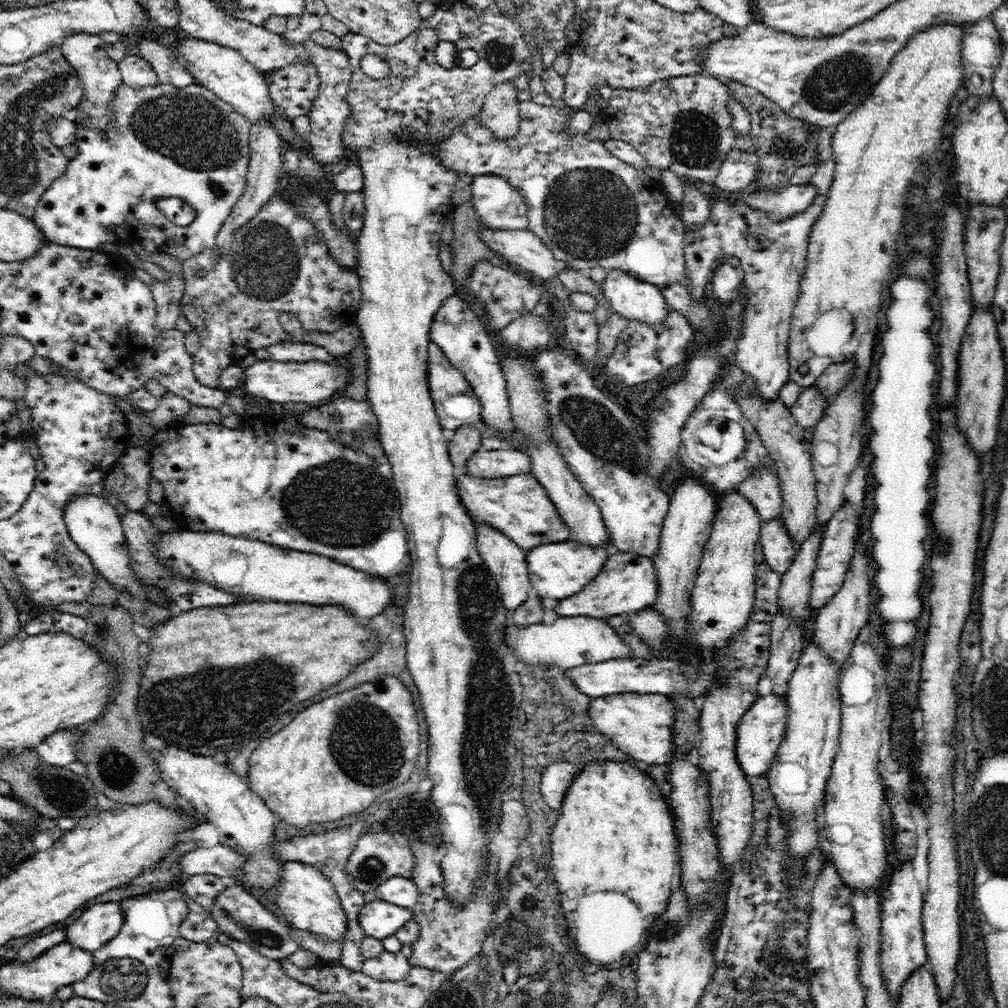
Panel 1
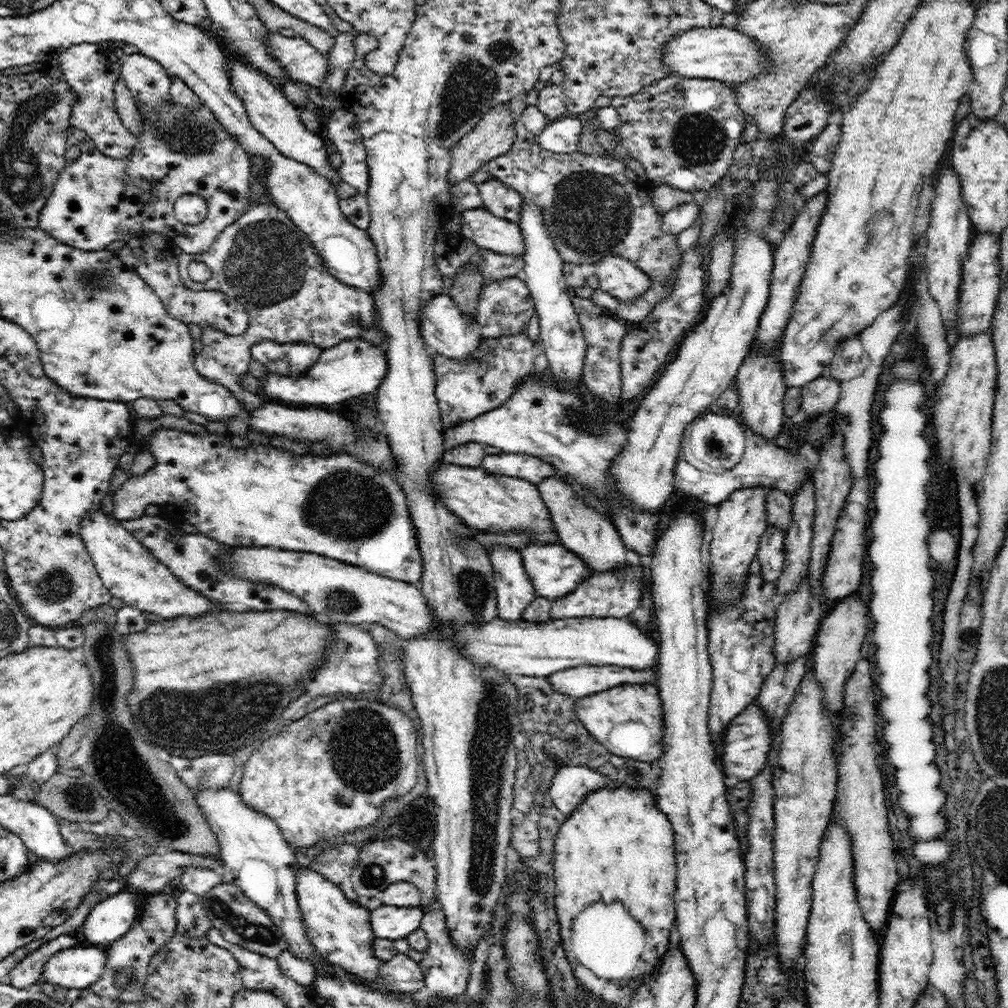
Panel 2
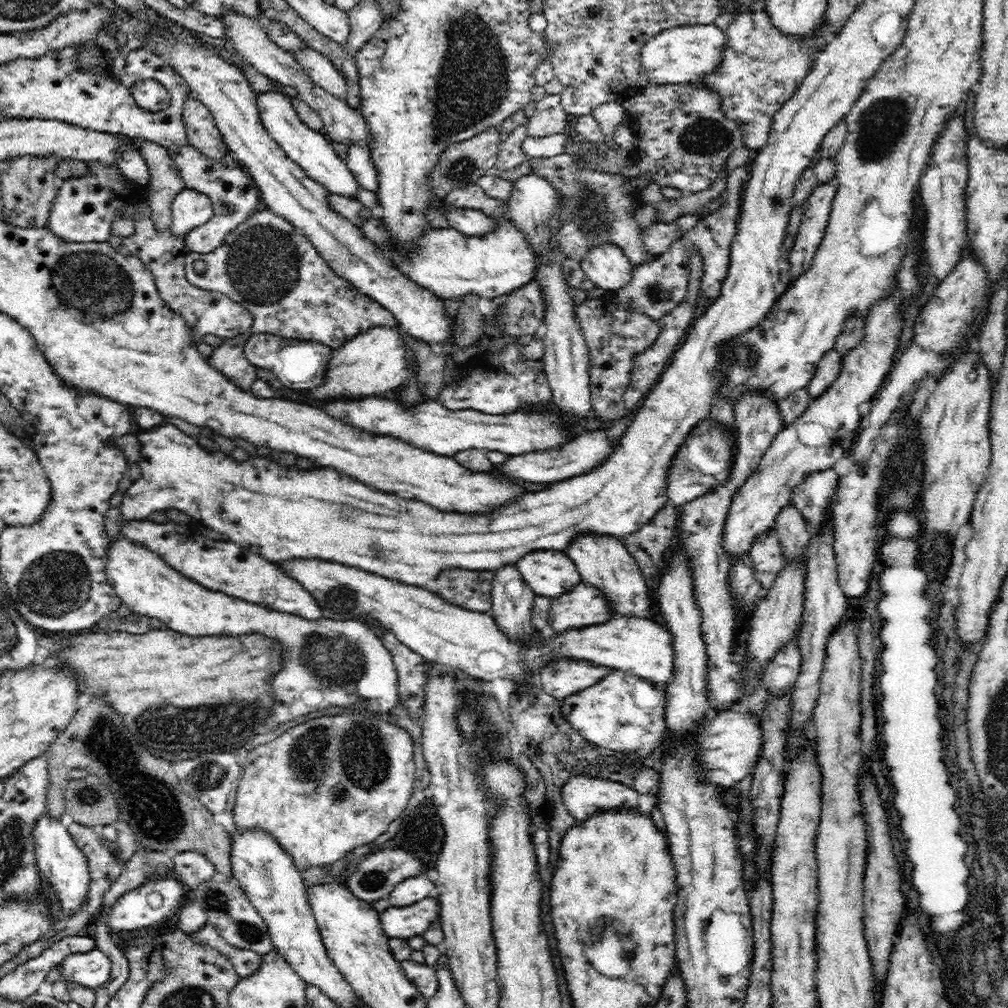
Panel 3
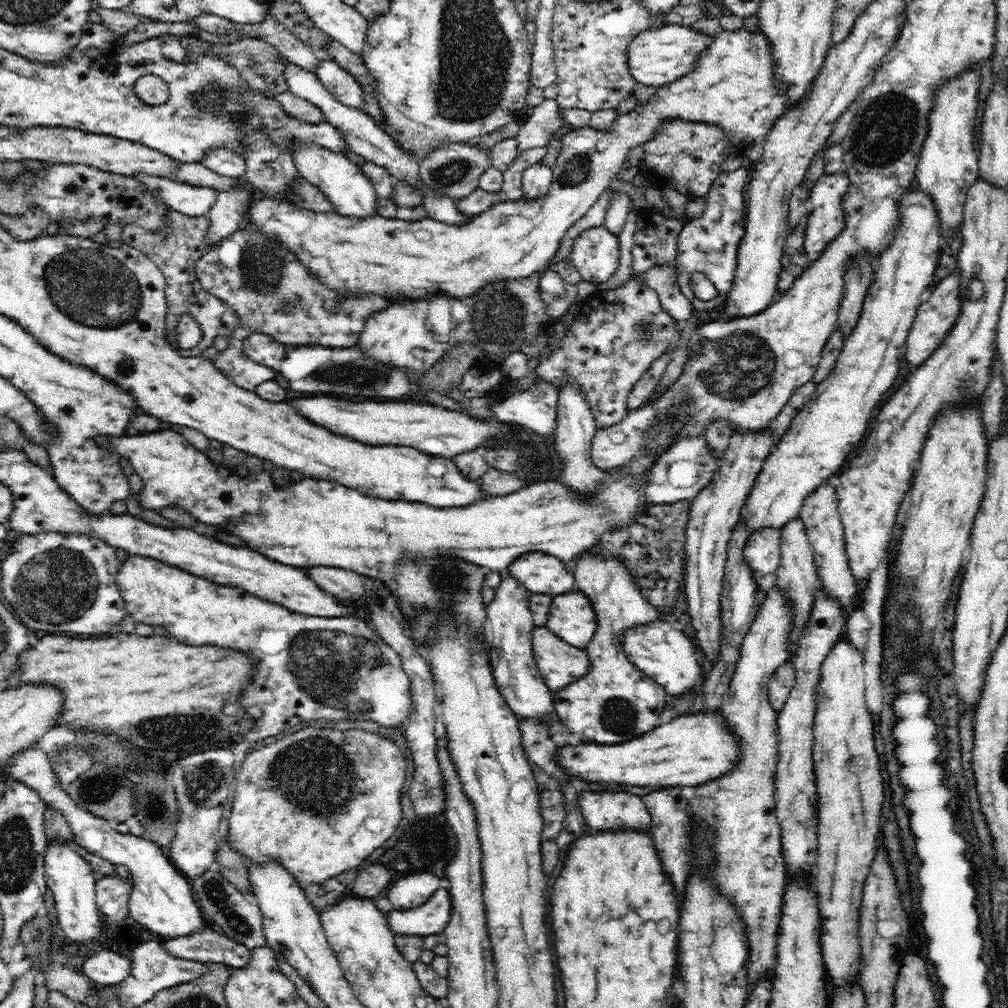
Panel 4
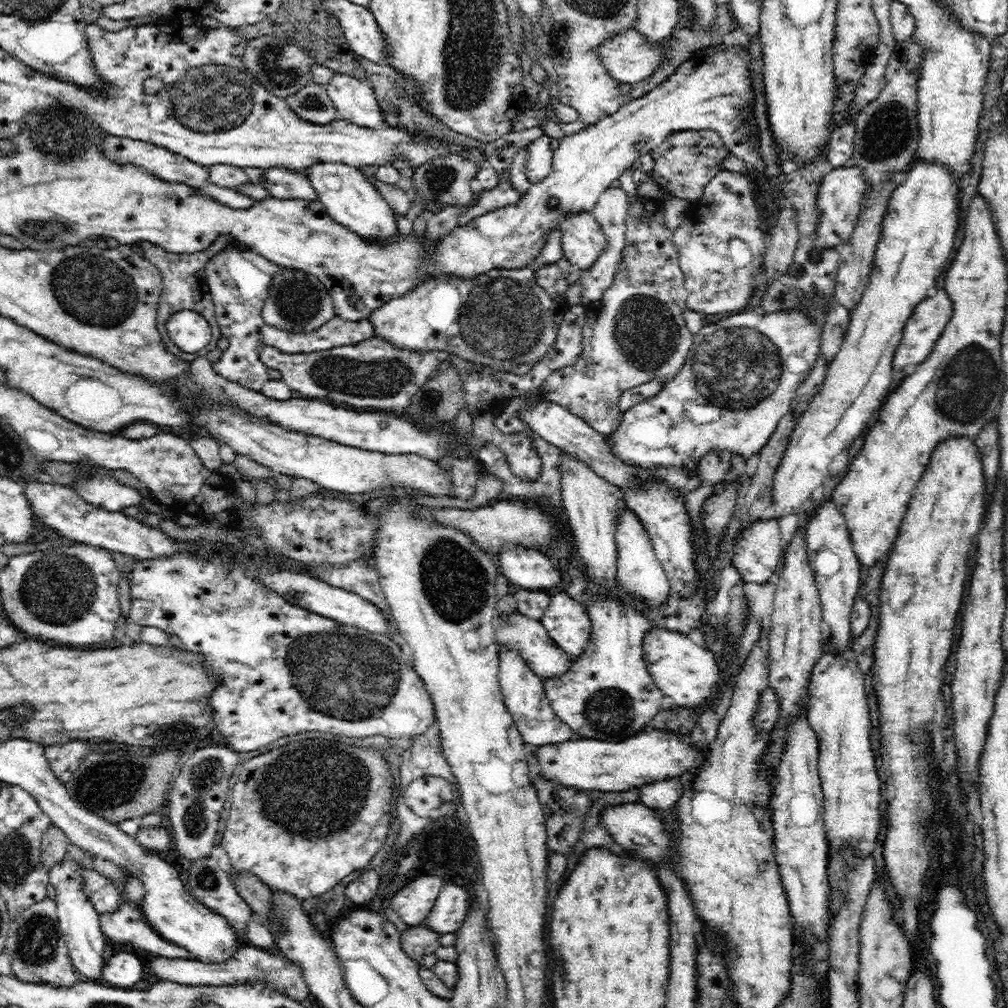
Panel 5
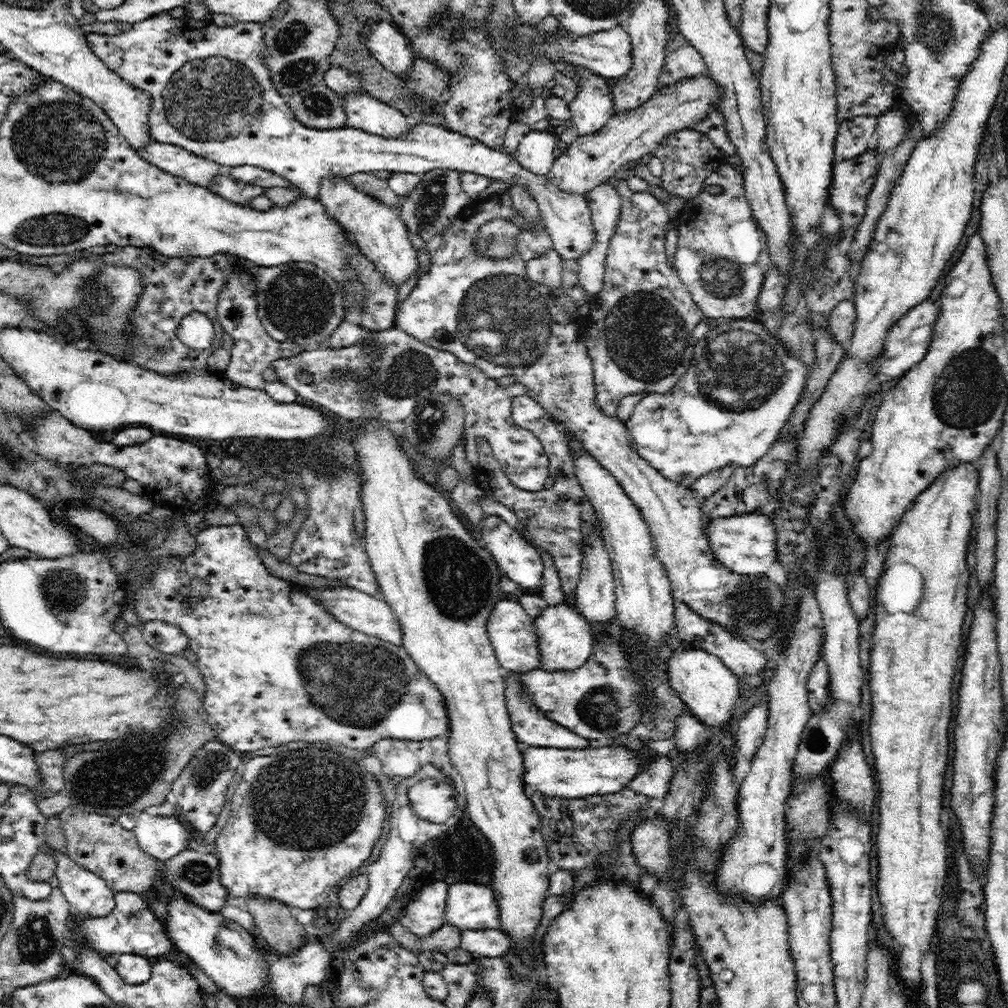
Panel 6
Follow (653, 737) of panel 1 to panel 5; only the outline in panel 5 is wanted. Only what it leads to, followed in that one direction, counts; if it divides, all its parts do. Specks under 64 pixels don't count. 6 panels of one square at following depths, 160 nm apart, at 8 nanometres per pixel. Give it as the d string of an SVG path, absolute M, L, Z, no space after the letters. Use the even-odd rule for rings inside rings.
M615 589L613 592L604 591L602 595L595 592L594 595L587 596L587 612L589 613L589 617L591 620L592 632L589 638L588 646L586 646L586 650L584 654L580 655L578 659L576 659L571 665L570 668L560 676L553 676L543 679L544 688L553 706L554 712L560 717L562 722L565 722L574 732L578 732L582 739L596 739L596 740L604 740L604 741L612 741L613 743L616 741L623 741L633 736L636 736L640 730L644 728L644 726L654 718L654 715L657 712L660 712L661 709L667 704L666 697L663 694L663 691L660 690L656 683L654 683L654 679L652 679L652 675L648 672L646 668L646 663L644 662L644 649L642 648L642 642L644 640L644 634L653 628L653 622L648 619L640 610L632 607L630 603L627 603L626 600L622 600L618 595L618 589Z

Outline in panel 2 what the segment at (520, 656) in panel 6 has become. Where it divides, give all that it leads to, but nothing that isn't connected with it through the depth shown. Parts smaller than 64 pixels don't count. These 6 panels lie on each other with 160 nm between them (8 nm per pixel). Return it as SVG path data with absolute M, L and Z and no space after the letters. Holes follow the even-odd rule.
M613 664L580 665L552 673L547 679L556 692L579 699L623 684L651 684L650 676L655 670L656 666L648 670L632 670Z

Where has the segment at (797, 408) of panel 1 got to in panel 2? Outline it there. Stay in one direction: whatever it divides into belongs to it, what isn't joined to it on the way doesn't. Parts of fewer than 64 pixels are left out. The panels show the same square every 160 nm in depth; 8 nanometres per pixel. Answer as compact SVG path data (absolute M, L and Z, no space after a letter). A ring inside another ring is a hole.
M828 373L801 387L801 410L805 420L828 415L834 411L841 392L841 384Z

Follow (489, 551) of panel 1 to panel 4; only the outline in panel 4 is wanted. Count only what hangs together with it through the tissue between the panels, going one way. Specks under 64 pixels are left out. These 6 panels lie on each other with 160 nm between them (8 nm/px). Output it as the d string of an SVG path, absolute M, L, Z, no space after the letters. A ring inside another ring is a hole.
M504 572L495 590L494 600L487 605L487 618L490 619L494 634L493 650L497 653L493 676L499 691L517 718L546 720L555 712L554 693L544 683L534 656L532 631L536 626L529 607L530 595L527 588L520 588L518 580Z

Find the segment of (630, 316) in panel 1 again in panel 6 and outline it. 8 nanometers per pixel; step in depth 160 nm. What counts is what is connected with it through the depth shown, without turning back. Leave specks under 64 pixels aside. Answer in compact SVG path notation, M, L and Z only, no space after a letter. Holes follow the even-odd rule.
M164 11L154 15L153 17L147 18L146 20L141 20L139 23L135 23L129 31L124 31L118 35L106 35L94 33L93 31L86 33L85 35L88 46L94 51L94 54L98 56L100 60L103 60L108 68L110 68L115 74L118 74L118 76L122 77L122 79L130 82L134 87L150 94L150 114L148 114L148 123L150 123L150 137L152 137L152 140L161 143L170 143L184 149L188 149L188 151L194 153L196 156L216 161L216 163L222 166L222 169L243 164L254 165L287 178L293 186L297 186L297 188L301 190L304 196L316 199L319 199L319 186L322 180L334 178L334 176L349 177L357 172L372 173L374 170L388 170L392 173L400 172L421 174L436 168L444 168L457 170L462 173L476 173L480 176L486 176L491 181L502 180L507 185L523 184L524 188L526 188L528 192L531 192L531 195L536 199L539 206L541 220L543 220L543 226L545 226L546 232L553 240L553 249L557 250L563 259L578 260L582 255L585 255L588 252L588 249L594 244L595 229L593 228L588 201L585 199L584 195L564 192L558 189L554 183L550 183L550 177L548 177L548 175L536 175L536 173L530 172L530 170L520 165L520 163L516 159L512 158L508 153L490 148L481 140L464 136L462 133L454 132L446 126L434 124L432 121L414 123L412 128L410 128L406 134L402 134L402 136L398 136L398 138L386 138L385 136L370 134L369 132L364 132L363 130L349 125L343 125L342 128L332 128L332 130L320 130L318 128L308 128L302 123L296 122L295 114L290 110L287 99L280 95L278 90L276 90L276 87L272 85L269 69L264 62L264 56L266 56L266 51L264 50L264 33L261 23L238 22L236 23L236 26L222 28L220 26L216 26L211 20L194 20L187 13L183 17L173 18L171 15L168 15L168 11Z

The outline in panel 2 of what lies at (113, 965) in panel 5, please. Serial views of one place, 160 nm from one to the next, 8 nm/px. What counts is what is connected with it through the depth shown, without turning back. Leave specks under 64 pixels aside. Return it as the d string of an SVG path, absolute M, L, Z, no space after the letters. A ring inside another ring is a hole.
M101 946L64 948L56 952L42 968L40 982L50 982L53 986L67 989L85 989L94 984L106 968L106 953Z

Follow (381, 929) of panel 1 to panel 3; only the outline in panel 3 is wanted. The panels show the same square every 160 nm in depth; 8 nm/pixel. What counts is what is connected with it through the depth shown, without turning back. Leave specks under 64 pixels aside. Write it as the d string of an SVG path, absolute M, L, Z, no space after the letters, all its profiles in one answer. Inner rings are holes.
M428 896L408 906L391 905L380 913L380 925L392 938L409 939L422 935L439 918L438 904L438 899Z

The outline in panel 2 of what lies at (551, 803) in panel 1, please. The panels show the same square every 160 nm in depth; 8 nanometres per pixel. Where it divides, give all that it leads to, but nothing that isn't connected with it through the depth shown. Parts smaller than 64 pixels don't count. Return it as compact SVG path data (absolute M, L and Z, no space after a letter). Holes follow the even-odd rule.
M563 766L555 773L549 793L556 809L568 818L590 792L612 784L611 778L589 768Z

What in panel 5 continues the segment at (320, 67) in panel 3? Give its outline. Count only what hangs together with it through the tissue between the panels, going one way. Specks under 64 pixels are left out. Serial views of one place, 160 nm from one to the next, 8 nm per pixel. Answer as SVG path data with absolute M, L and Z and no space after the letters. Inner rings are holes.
M335 73L326 87L340 118L361 127L385 127L384 113L368 80L362 81L352 75Z

